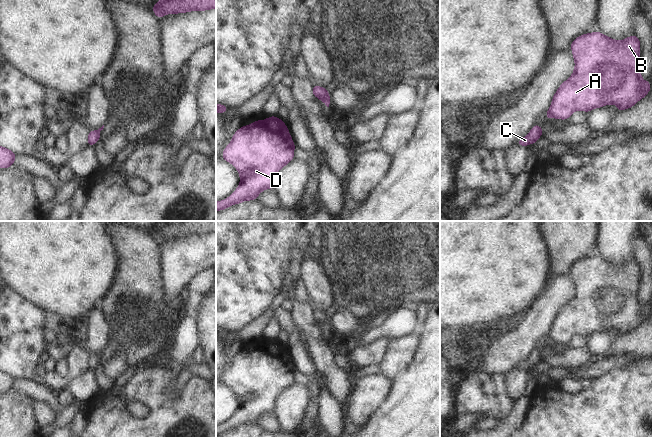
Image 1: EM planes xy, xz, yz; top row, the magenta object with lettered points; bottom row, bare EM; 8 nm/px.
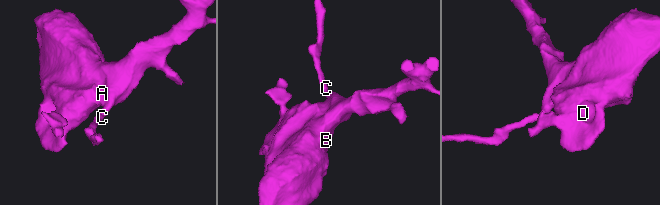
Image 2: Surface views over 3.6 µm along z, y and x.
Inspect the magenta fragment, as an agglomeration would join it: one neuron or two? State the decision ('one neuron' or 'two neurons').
one neuron

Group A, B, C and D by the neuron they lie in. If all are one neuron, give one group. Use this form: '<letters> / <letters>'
A B C D

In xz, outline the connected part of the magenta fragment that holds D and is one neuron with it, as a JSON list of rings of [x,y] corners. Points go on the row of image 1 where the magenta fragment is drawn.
[[[269,116],[265,120],[256,120],[247,126],[240,127],[225,146],[222,159],[231,163],[238,171],[240,183],[237,189],[223,201],[216,201],[216,211],[229,208],[243,201],[258,200],[258,195],[266,189],[275,189],[276,174],[290,161],[294,160],[294,149],[297,148],[290,132],[280,118]]]

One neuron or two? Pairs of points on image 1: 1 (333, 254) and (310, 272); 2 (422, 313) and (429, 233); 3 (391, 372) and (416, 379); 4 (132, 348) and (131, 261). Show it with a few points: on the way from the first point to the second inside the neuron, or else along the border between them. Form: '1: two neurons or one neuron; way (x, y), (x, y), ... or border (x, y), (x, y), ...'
1: two neurons; border (314, 251), (317, 261), (331, 285)
2: two neurons; border (419, 302), (426, 301), (429, 304)
3: two neurons; border (413, 357), (392, 379)
4: one neuron; way (133, 326), (133, 283)

